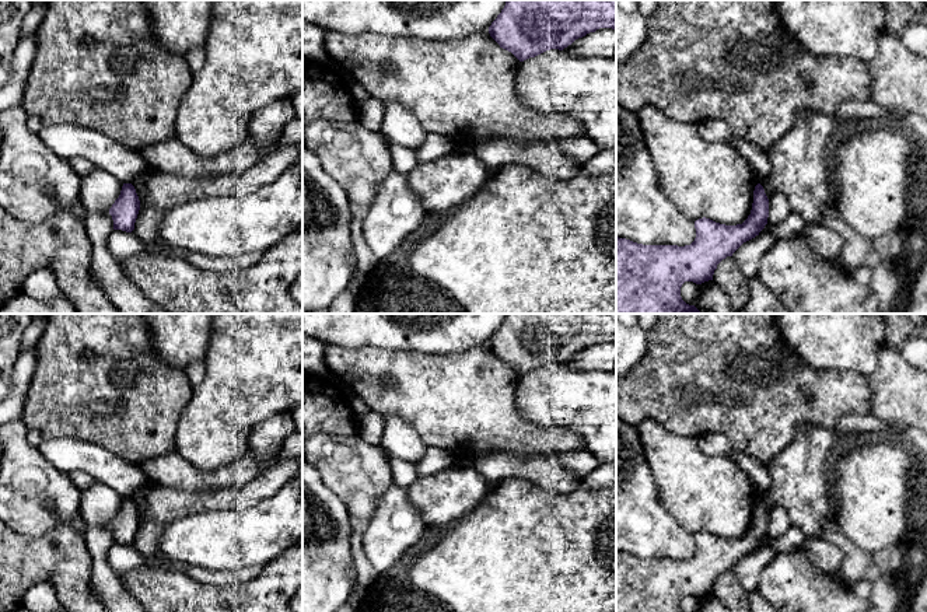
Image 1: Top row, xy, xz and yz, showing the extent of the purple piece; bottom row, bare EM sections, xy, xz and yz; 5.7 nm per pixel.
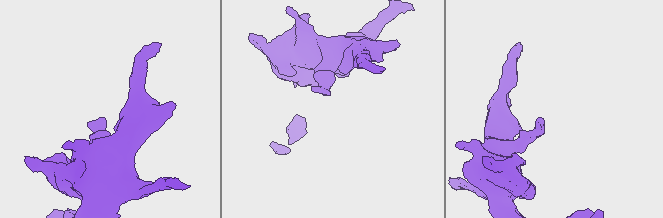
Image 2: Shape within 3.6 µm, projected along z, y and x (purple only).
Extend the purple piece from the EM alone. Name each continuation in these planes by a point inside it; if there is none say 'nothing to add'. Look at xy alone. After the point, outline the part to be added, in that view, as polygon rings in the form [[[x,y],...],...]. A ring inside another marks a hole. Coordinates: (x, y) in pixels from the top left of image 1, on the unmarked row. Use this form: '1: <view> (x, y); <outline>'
nothing to add

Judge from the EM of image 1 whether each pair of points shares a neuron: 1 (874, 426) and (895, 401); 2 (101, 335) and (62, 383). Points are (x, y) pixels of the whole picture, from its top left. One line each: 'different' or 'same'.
1: different
2: same

